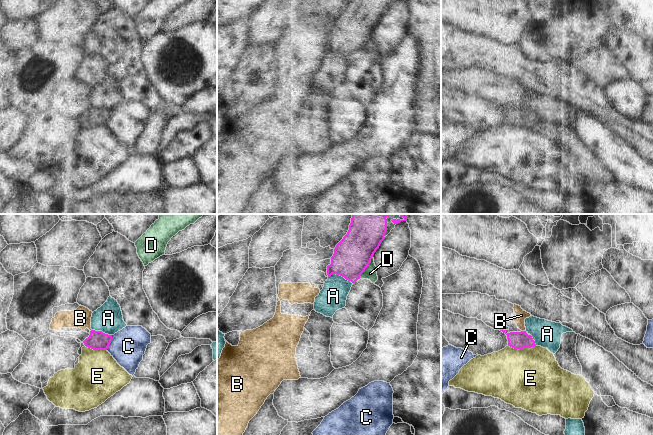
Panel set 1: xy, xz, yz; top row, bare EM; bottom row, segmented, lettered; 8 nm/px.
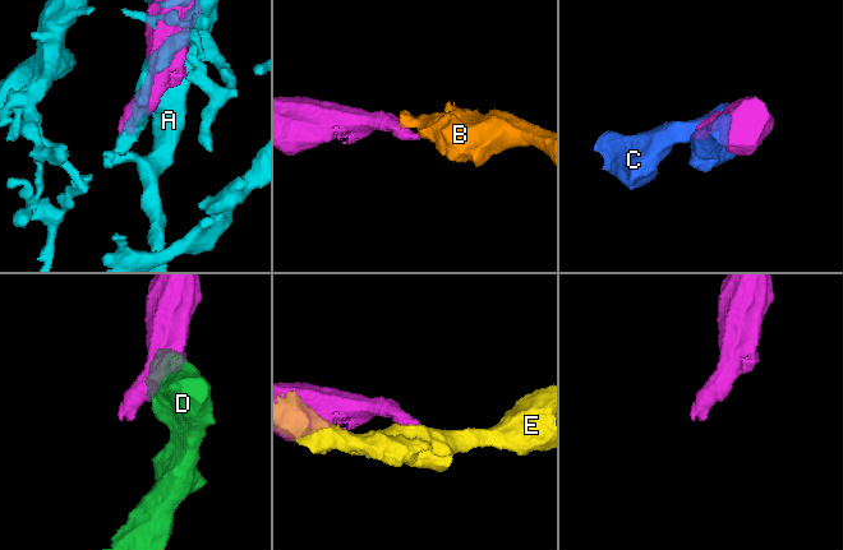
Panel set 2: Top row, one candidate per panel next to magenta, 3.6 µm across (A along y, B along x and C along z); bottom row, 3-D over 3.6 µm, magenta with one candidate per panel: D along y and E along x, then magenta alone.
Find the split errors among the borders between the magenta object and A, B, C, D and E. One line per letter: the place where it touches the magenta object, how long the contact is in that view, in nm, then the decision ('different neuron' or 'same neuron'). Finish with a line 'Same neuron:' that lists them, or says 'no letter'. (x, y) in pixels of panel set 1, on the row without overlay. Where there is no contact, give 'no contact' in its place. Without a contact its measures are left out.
A: xz (340, 51) | 200 nm | different neuron
B: yz (523, 107) | 30 nm | different neuron
C: xy (110, 118) | 130 nm | different neuron
D: xz (367, 42) | 220 nm | different neuron
E: yz (522, 124) | 220 nm | different neuron
Same neuron: no letter

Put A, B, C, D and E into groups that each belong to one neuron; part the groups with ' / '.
A / B / C / D / E

